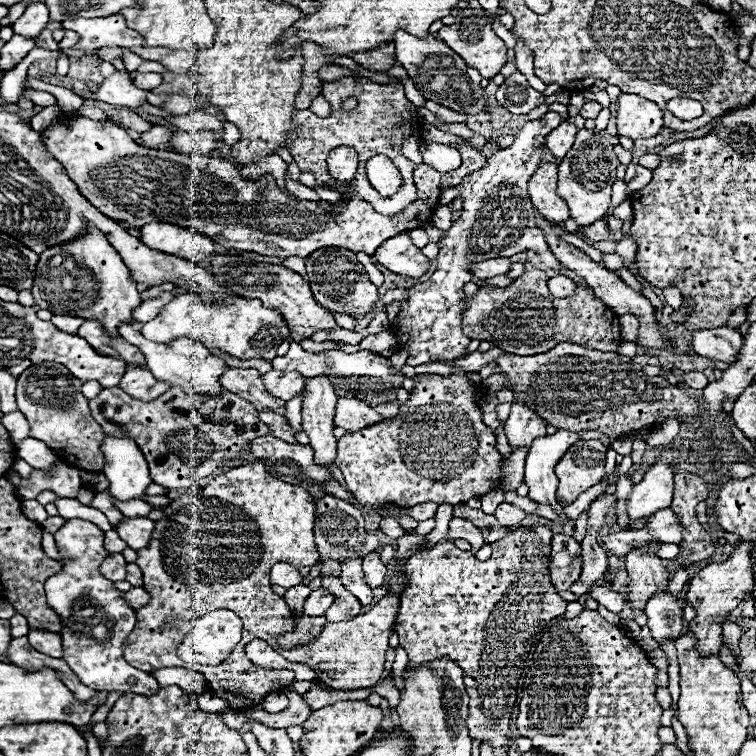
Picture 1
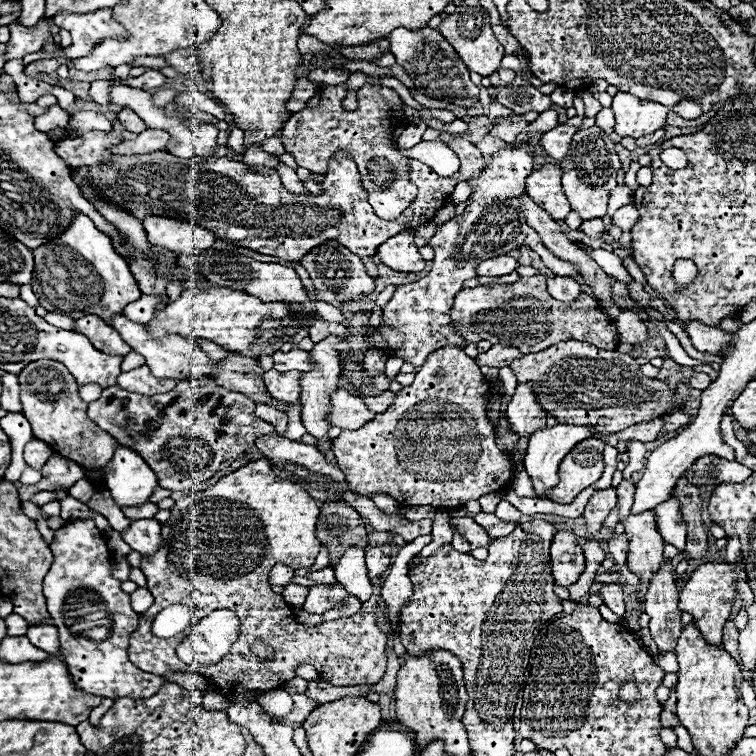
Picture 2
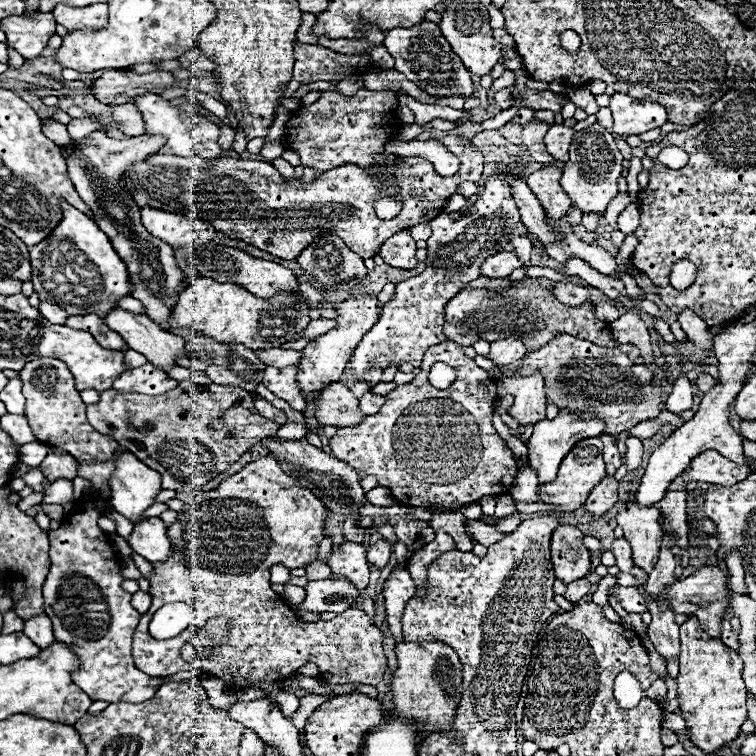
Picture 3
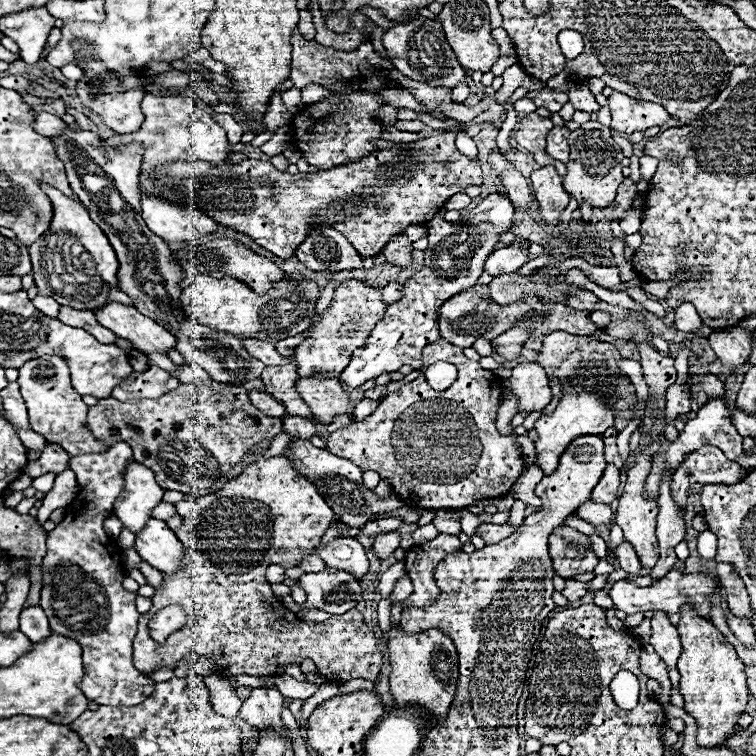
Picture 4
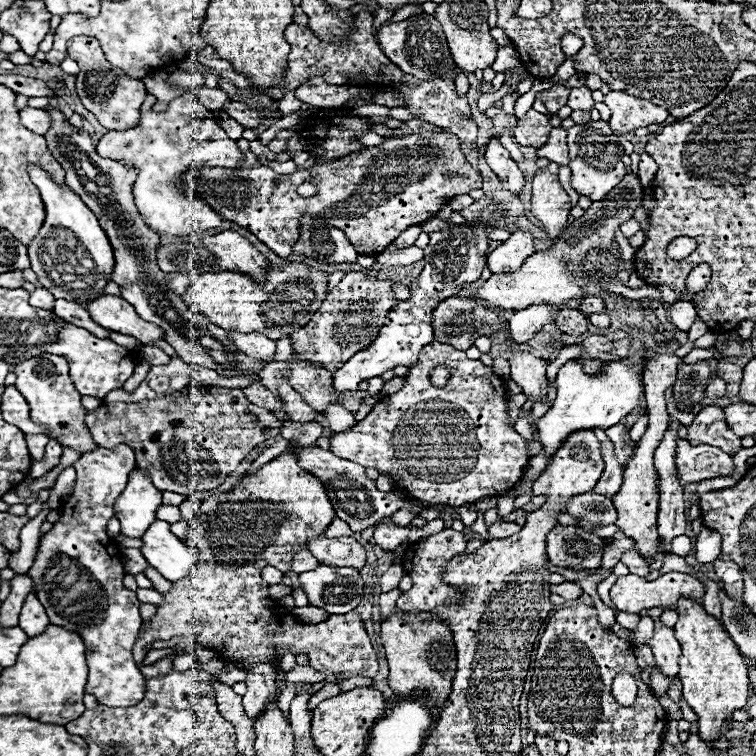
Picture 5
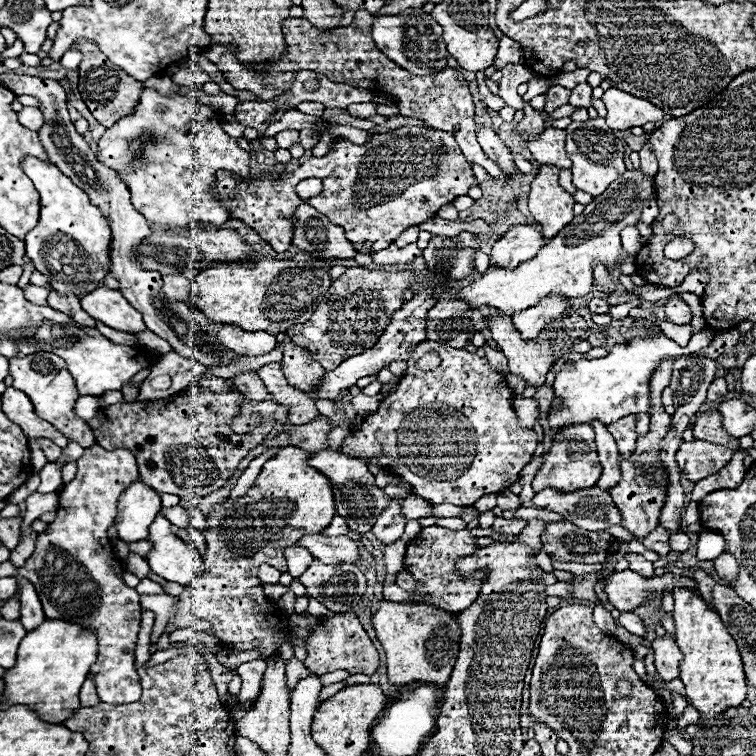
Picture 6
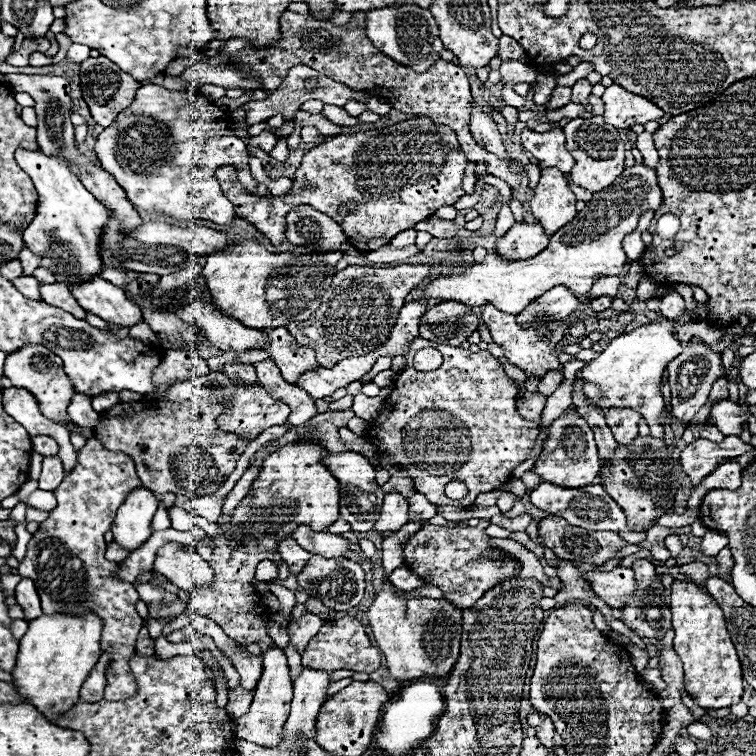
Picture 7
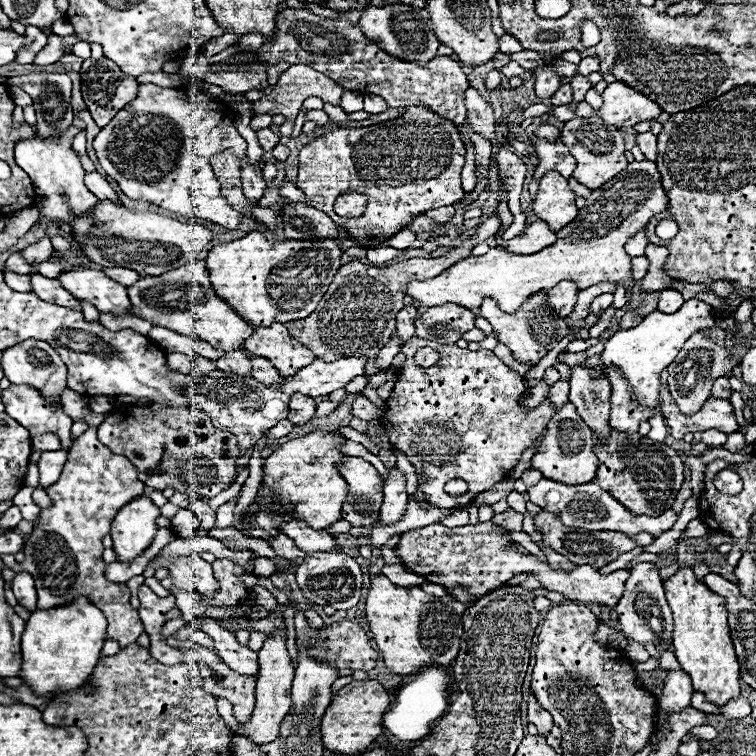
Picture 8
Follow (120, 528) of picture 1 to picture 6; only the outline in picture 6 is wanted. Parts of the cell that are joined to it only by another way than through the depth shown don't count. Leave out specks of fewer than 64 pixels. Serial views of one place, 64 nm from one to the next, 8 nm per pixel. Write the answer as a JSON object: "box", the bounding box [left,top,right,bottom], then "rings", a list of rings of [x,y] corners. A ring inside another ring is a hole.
{"box":[146,516,204,586],"rings":[[[156,516],[156,520],[150,524],[150,534],[146,540],[152,542],[152,550],[148,552],[146,560],[152,572],[164,580],[188,586],[204,570],[198,550],[174,536],[172,524],[164,516]]]}

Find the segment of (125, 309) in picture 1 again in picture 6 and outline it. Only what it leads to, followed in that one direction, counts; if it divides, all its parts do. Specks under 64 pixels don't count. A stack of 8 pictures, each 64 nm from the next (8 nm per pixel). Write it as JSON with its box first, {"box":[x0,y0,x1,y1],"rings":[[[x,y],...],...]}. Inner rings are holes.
{"box":[22,158,110,298],"rings":[[[24,158],[22,168],[40,192],[40,220],[26,238],[26,256],[38,272],[50,278],[52,290],[64,296],[74,294],[82,298],[102,286],[110,272],[110,228],[106,226],[106,218],[102,218],[102,212],[98,212],[96,206],[90,206],[86,194],[54,164],[38,158]],[[54,274],[56,278],[62,276],[66,282],[54,281]]]}

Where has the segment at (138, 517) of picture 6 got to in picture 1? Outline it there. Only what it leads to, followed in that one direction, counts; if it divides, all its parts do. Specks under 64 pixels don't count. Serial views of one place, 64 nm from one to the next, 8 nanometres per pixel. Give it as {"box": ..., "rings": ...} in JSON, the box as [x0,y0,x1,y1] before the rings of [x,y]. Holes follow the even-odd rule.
{"box":[102,434,152,500],"rings":[[[106,434],[104,442],[102,442],[102,454],[106,458],[102,472],[110,480],[112,496],[118,500],[132,500],[132,498],[144,496],[144,492],[152,480],[150,480],[146,458],[144,458],[142,450],[138,448],[138,444],[132,438],[118,438],[114,434]]]}

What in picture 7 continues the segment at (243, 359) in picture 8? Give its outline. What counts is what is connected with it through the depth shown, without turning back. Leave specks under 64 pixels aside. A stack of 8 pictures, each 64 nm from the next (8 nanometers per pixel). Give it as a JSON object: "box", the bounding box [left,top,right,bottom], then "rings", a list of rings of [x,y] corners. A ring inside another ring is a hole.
{"box":[224,364,258,386],"rings":[[[226,364],[224,366],[224,374],[230,380],[236,380],[238,384],[246,384],[246,386],[256,386],[258,384],[254,366],[246,366],[246,364]]]}

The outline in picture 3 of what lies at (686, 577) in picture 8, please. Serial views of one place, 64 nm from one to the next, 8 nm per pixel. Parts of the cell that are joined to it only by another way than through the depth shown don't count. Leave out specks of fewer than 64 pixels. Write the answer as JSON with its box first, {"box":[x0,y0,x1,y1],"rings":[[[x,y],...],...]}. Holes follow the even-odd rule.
{"box":[678,616,748,754],"rings":[[[694,616],[688,618],[688,622],[684,622],[680,626],[680,674],[678,674],[678,710],[682,712],[682,718],[686,720],[686,728],[690,732],[690,740],[694,742],[694,746],[698,746],[700,750],[704,750],[706,754],[718,754],[718,750],[722,746],[726,746],[728,742],[736,740],[740,734],[740,726],[746,722],[748,712],[746,712],[746,688],[744,688],[744,680],[742,680],[742,660],[736,652],[732,652],[730,648],[726,648],[726,644],[722,644],[722,640],[710,638],[706,634],[706,630],[702,630],[700,622],[694,620]]]}

